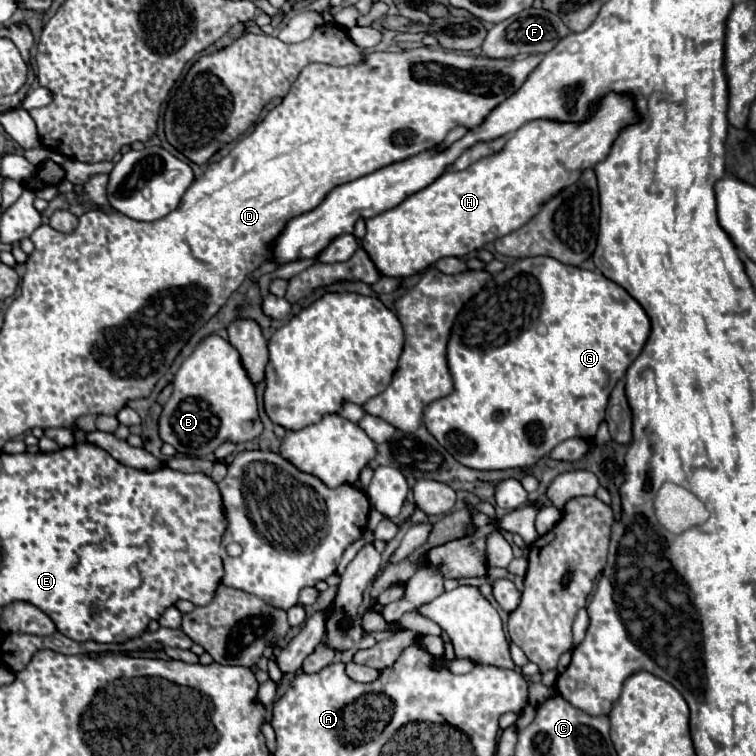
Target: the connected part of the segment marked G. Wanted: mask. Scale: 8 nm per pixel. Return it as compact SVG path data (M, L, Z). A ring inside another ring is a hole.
M531 257L531 259L519 259L513 265L507 265L505 271L497 273L485 289L475 295L459 313L459 323L455 321L451 339L447 345L447 359L449 359L449 369L453 375L455 389L449 397L437 399L425 407L423 421L427 431L465 467L471 469L511 469L511 467L531 467L535 465L541 457L549 455L549 451L559 445L561 441L579 437L585 441L591 441L605 419L605 407L609 401L609 395L615 387L615 383L625 375L627 367L637 359L641 353L647 337L651 333L651 321L643 307L617 283L609 281L601 273L579 269L573 265L565 265L553 257Z

